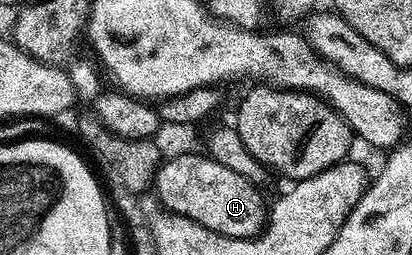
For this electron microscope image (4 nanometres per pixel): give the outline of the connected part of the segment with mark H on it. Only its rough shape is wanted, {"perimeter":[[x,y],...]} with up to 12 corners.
{"perimeter":[[206,155],[164,159],[153,192],[217,234],[258,236],[252,181]]}

